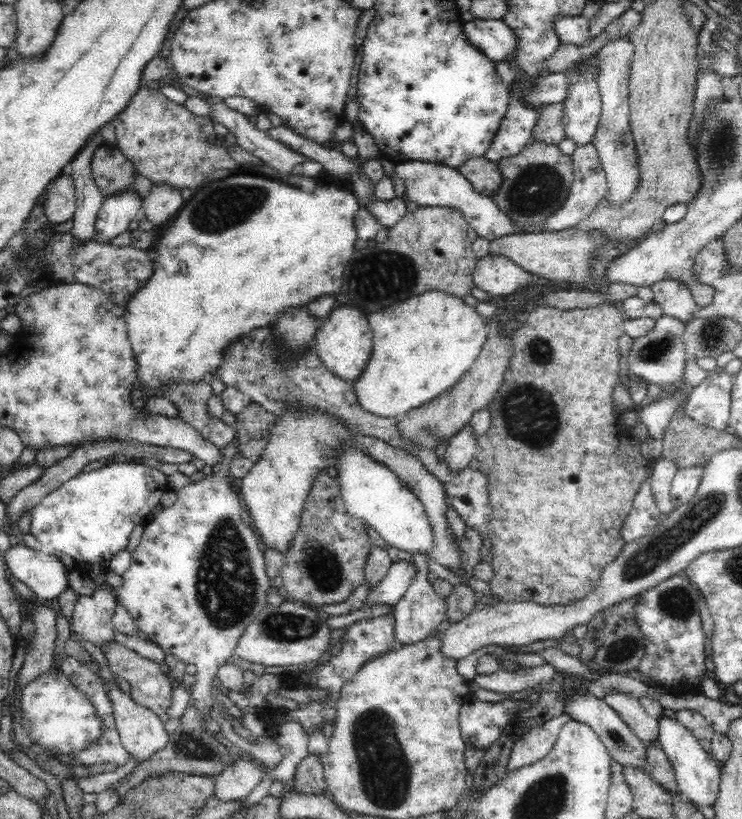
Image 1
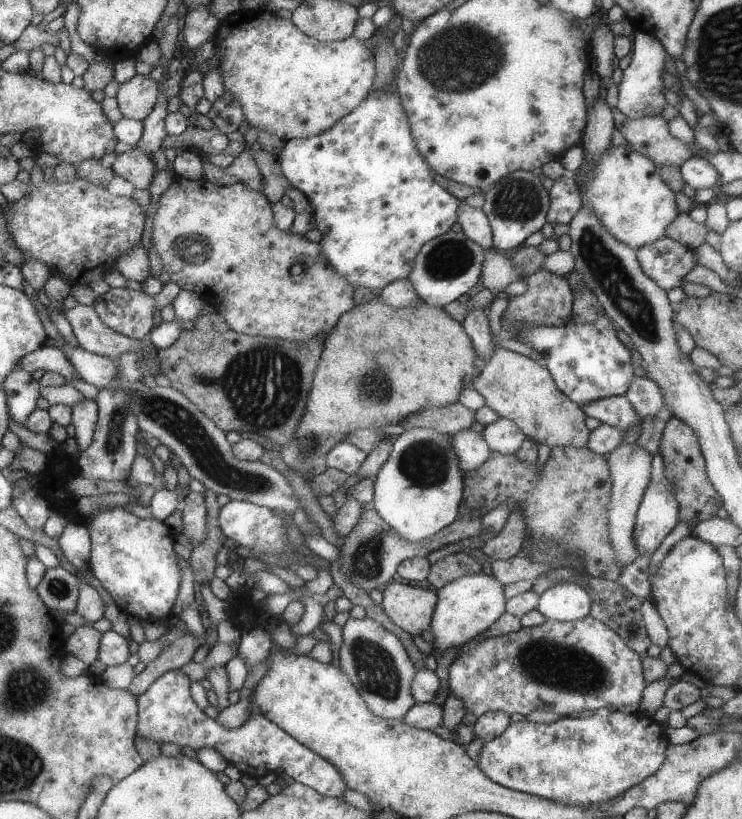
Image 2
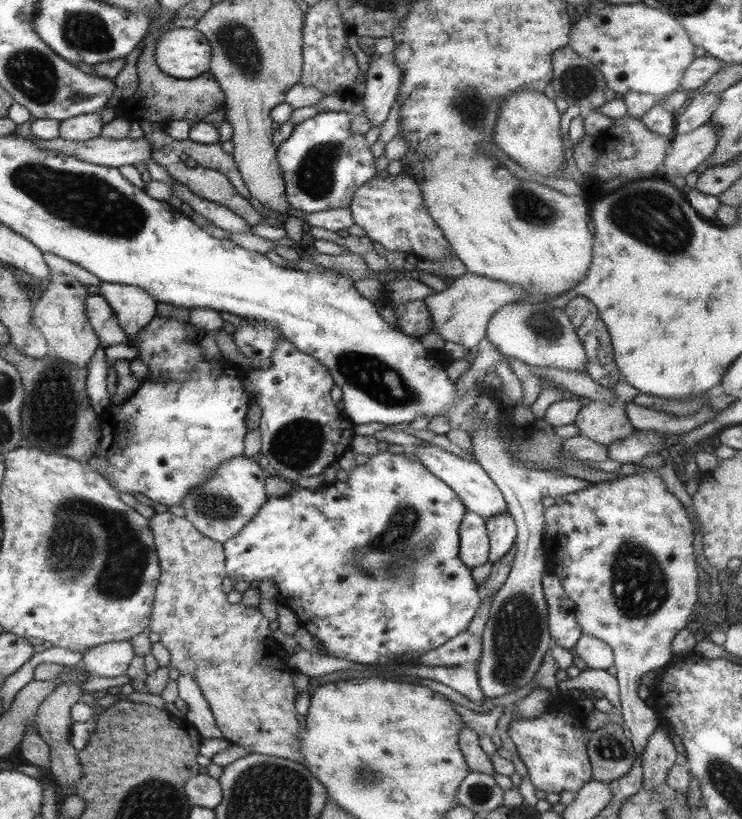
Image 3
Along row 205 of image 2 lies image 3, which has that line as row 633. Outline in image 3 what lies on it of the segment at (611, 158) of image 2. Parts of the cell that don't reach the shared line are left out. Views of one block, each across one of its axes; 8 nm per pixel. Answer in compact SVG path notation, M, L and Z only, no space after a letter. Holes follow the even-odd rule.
M653 468L641 470L621 480L599 482L581 488L571 494L553 498L555 504L545 508L545 552L549 558L551 574L559 580L563 592L575 604L575 622L583 634L595 636L609 644L615 654L619 700L621 700L621 724L631 732L631 744L635 748L639 764L643 762L643 750L649 736L659 728L659 716L653 708L639 700L641 680L653 668L663 668L671 660L671 640L677 632L687 628L693 606L699 604L697 588L697 558L693 558L693 524L679 506L681 502L667 492L661 476Z

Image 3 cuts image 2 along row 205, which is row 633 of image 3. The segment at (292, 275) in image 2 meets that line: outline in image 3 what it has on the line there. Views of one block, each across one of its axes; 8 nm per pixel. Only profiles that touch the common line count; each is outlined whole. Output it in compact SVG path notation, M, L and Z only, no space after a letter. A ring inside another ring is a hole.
M155 512L149 520L161 566L149 632L159 634L159 644L165 646L171 654L171 666L175 666L181 674L195 676L195 682L213 712L215 724L221 730L223 740L241 744L253 750L253 754L261 752L299 762L295 742L301 728L297 728L293 710L295 688L291 684L293 678L287 670L287 652L283 652L271 638L271 624L261 616L257 608L243 608L243 604L231 604L231 596L223 594L223 580L227 578L223 546L203 536L187 518L175 516L171 512Z

